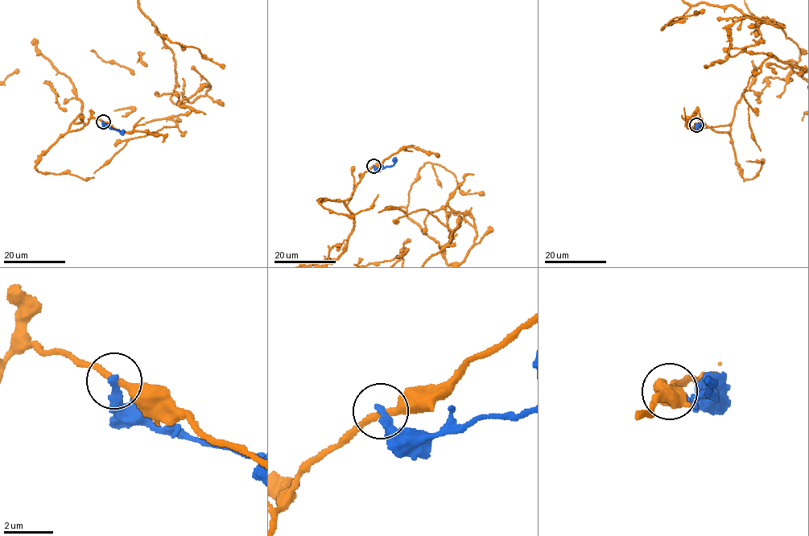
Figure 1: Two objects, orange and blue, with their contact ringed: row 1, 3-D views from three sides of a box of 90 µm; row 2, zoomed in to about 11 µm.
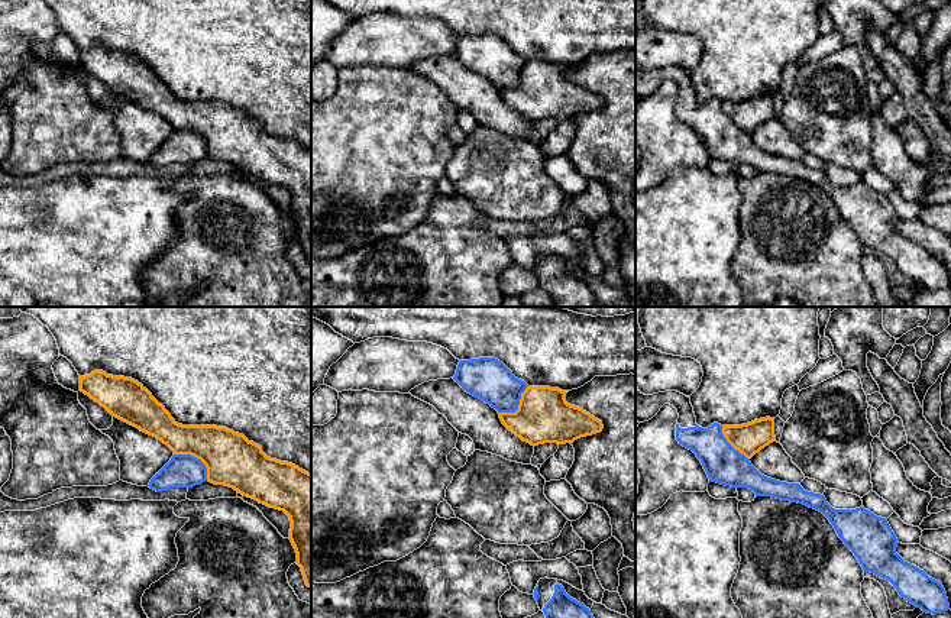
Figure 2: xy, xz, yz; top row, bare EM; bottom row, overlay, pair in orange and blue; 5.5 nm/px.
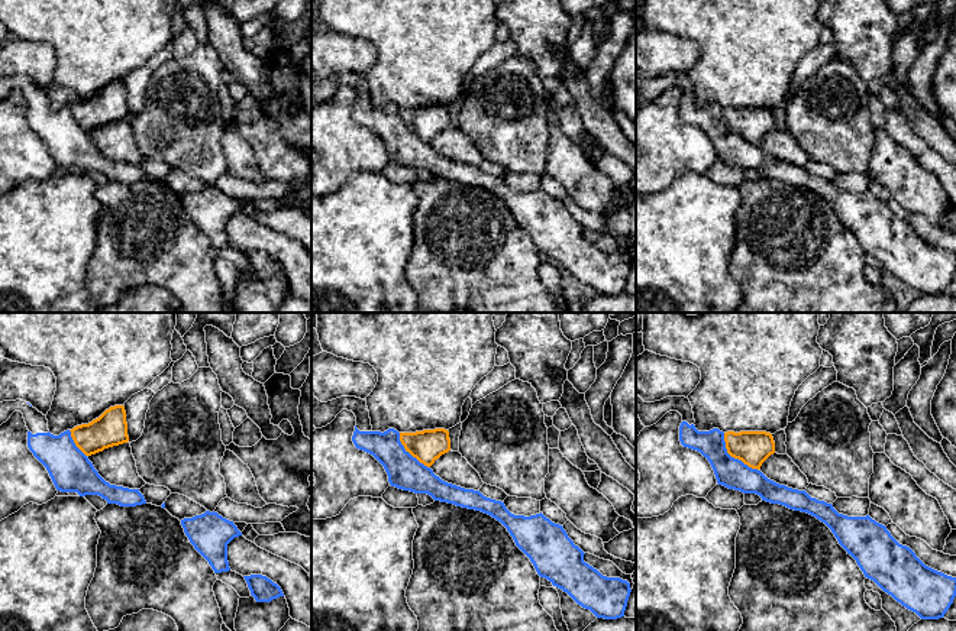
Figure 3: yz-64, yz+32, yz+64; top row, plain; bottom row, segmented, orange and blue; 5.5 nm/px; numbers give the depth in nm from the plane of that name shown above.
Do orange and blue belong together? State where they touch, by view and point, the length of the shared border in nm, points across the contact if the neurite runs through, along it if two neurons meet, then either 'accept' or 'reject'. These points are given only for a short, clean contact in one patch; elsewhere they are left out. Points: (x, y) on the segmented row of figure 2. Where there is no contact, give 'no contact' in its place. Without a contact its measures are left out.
contact xy (197, 458); length 240 nm; reject

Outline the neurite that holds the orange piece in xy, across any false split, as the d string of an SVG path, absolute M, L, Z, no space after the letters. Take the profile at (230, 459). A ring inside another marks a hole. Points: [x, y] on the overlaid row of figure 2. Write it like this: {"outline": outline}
{"outline": "M94 371L80 376L80 391L104 407L113 417L156 437L174 454L191 454L207 467L207 481L233 488L269 508L284 511L291 521L289 540L297 553L305 585L311 588L311 473L298 466L268 457L262 447L243 434L217 426L182 426L138 381Z"}

